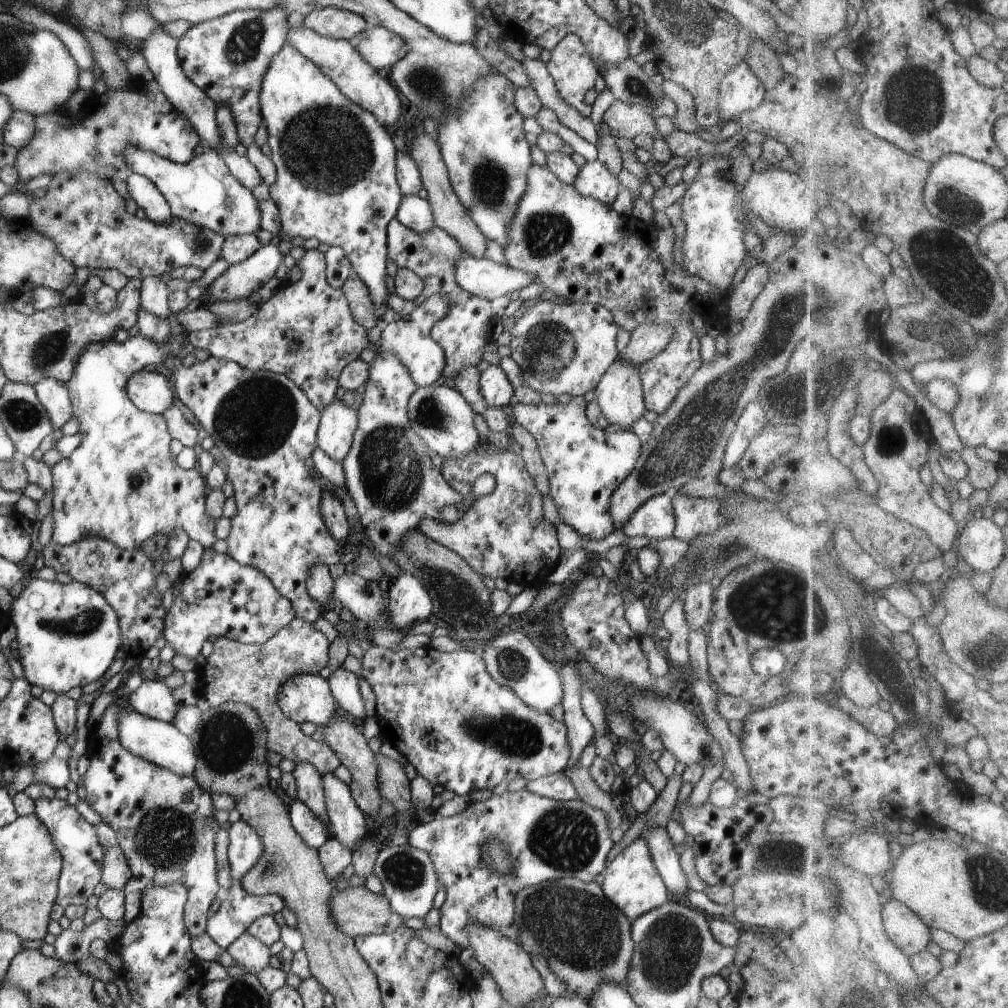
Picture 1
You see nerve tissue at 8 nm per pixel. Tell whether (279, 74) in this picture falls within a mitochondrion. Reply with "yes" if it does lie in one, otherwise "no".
no

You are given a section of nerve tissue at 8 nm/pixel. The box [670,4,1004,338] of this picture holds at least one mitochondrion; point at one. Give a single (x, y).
(945, 256)

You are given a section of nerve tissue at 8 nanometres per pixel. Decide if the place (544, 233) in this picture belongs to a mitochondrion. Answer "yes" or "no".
yes

